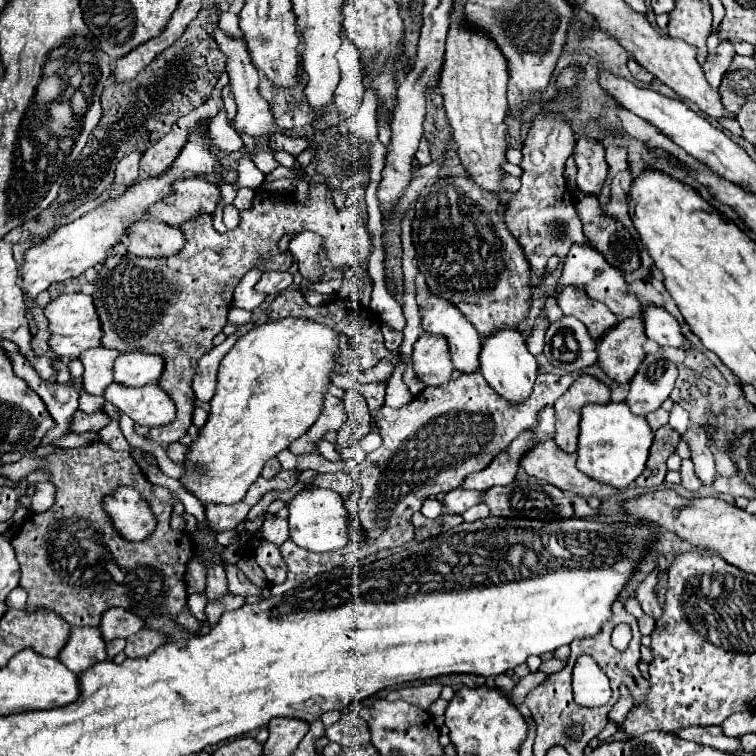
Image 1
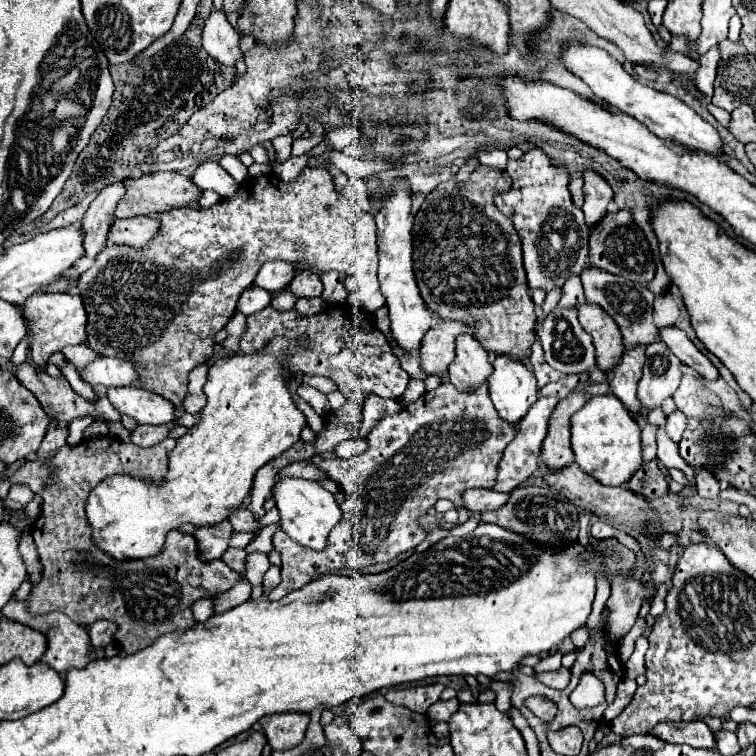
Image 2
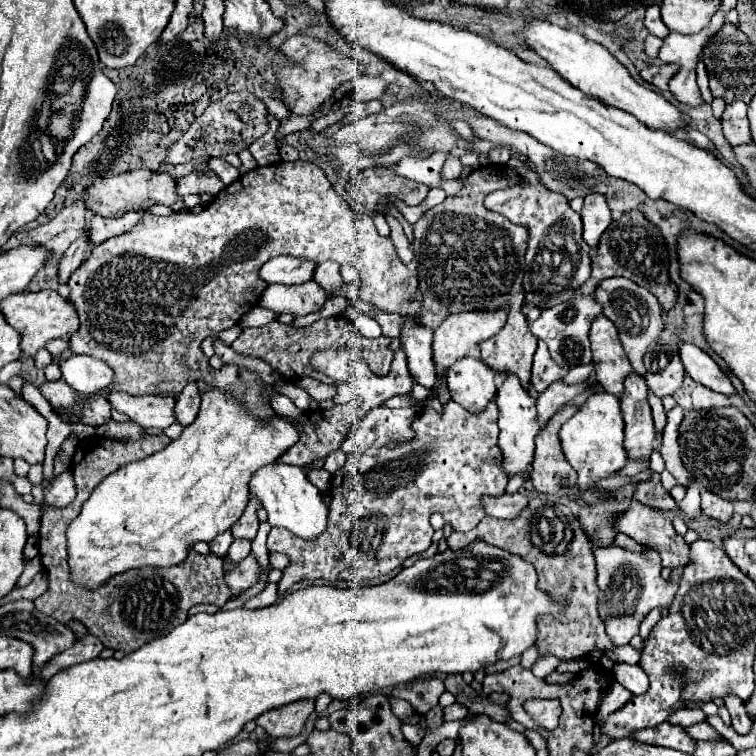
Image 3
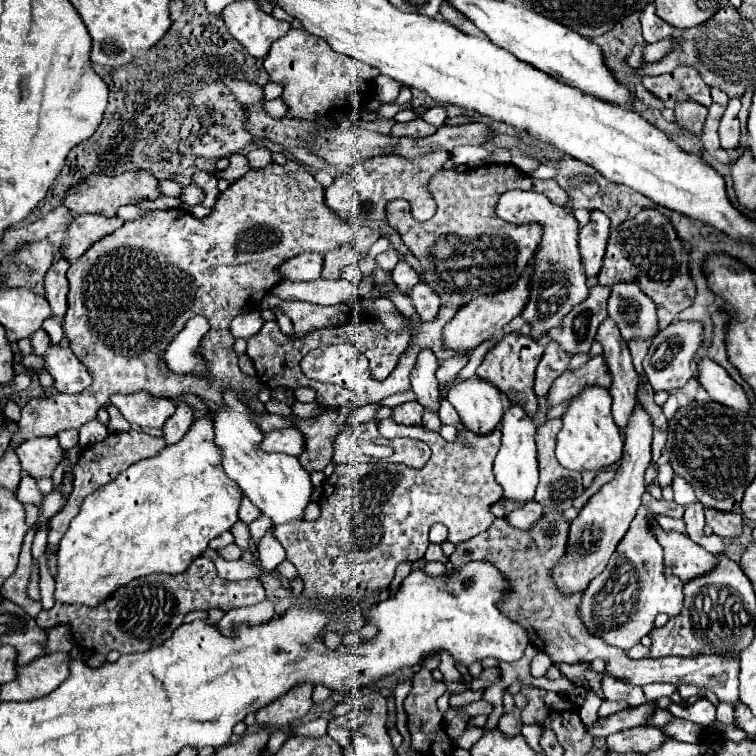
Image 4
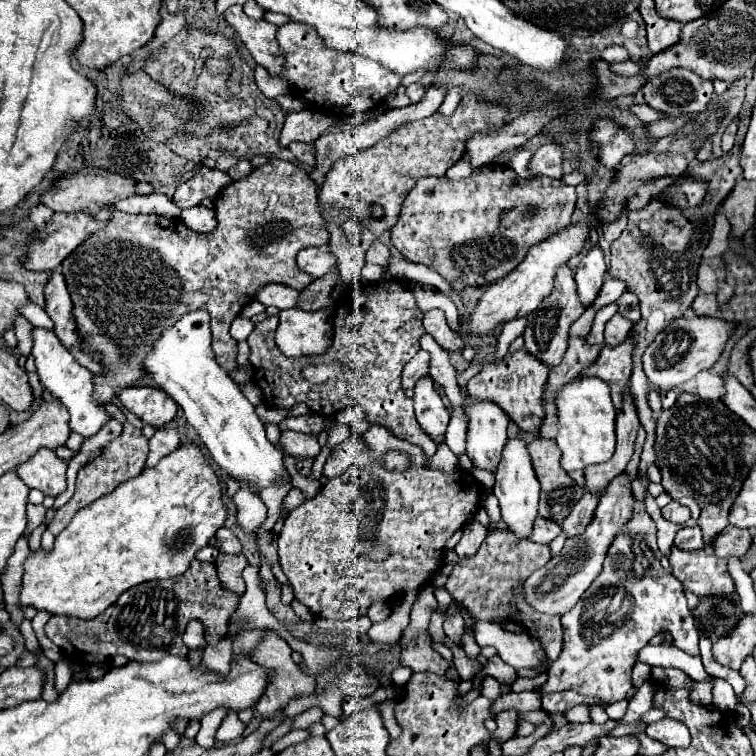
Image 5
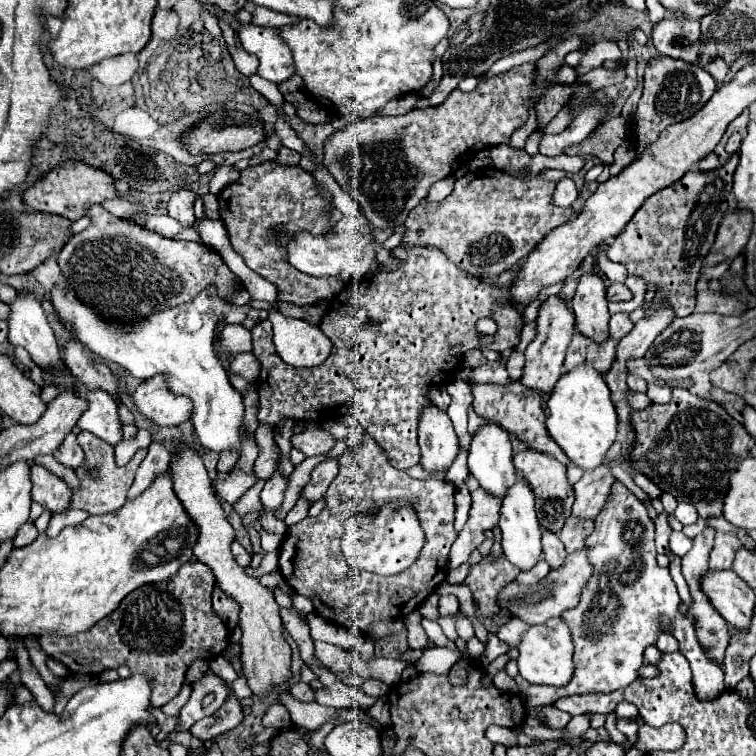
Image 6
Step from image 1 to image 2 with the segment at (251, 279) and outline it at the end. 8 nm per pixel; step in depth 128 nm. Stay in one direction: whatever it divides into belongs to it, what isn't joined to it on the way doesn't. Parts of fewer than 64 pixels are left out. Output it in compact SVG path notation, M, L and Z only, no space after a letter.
M248 286L248 288L242 292L240 300L238 300L238 310L240 310L242 314L250 316L252 312L266 308L266 306L270 304L272 296L270 296L270 294L260 294L260 292L264 292L264 290L260 290L258 286Z

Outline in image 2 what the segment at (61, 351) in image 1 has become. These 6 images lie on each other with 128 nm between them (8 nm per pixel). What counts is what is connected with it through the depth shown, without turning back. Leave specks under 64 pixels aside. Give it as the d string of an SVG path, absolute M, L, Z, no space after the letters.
M38 292L34 294L22 308L26 324L34 332L34 340L30 346L30 356L32 360L42 366L48 364L50 356L54 352L60 352L66 346L78 346L84 344L88 338L86 334L86 324L88 324L88 314L84 312L84 302L78 294L46 294Z

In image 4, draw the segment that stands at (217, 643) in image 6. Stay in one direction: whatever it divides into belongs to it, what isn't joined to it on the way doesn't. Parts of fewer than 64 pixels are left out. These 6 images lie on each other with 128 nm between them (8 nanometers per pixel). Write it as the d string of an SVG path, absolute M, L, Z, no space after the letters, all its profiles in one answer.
M198 556L196 560L192 560L186 572L150 574L146 578L136 578L126 586L120 586L110 598L106 598L96 608L88 608L84 604L54 604L50 610L42 610L36 622L42 628L54 628L58 624L72 626L76 644L94 654L108 654L110 650L130 654L144 652L152 646L162 644L182 624L182 616L186 616L192 610L230 610L238 606L258 604L264 598L266 594L260 580L222 580L218 578L212 560Z

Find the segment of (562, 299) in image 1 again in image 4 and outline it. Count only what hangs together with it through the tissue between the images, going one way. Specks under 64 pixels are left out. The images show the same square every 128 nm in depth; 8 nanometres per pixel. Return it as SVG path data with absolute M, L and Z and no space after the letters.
M606 318L596 334L596 342L602 344L604 362L612 376L610 394L614 398L612 414L620 428L626 428L628 416L636 404L636 390L638 390L638 374L632 366L628 344L622 340L620 330L612 318Z

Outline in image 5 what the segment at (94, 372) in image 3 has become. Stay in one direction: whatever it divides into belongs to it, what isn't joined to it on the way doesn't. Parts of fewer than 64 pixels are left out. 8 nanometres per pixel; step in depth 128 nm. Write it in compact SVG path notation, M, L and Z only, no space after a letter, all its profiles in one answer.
M34 328L34 348L32 348L32 356L36 358L36 368L38 368L38 376L42 386L46 386L46 390L56 396L70 412L70 430L82 434L84 438L94 436L98 430L106 424L106 420L110 418L104 410L104 406L96 404L92 400L92 372L84 366L80 366L74 356L68 352L68 348L64 348L60 344L60 340L56 338L54 332L50 330L42 330L42 328Z

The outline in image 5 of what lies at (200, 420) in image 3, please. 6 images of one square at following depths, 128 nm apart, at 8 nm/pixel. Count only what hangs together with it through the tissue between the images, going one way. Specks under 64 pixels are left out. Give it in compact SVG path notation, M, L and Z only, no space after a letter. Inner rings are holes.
M292 430L280 434L280 448L286 454L300 456L300 458L316 458L320 452L320 444L314 434L302 434ZM194 442L180 444L176 452L164 456L154 468L144 468L132 480L126 480L110 494L104 494L78 510L64 532L56 536L54 550L50 554L40 550L34 556L28 556L24 562L20 606L32 604L36 610L48 610L50 614L96 618L128 588L148 580L176 578L184 574L196 552L202 550L216 530L224 526L226 514L222 482L210 458Z

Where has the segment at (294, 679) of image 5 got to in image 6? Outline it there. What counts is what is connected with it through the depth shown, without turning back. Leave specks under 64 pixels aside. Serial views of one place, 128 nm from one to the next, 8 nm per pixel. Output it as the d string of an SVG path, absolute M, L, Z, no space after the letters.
M178 446L178 452L172 458L170 470L174 474L176 496L182 500L186 512L200 528L200 538L194 546L194 556L212 568L216 582L224 590L224 594L232 596L240 604L240 626L244 632L240 640L242 644L240 658L242 658L242 670L248 678L248 686L256 696L268 696L280 684L288 682L292 676L292 670L290 670L292 650L288 642L282 638L282 620L278 614L278 604L272 592L266 586L262 586L258 578L246 576L244 570L236 564L230 552L230 544L234 540L234 528L226 520L226 514L212 492L212 484L202 458L194 450L186 446Z

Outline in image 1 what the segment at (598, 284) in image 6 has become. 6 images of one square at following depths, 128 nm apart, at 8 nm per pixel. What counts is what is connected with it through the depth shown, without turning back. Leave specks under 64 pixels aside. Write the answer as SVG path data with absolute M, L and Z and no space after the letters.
M586 136L576 138L574 160L578 168L578 176L576 176L578 188L586 194L598 194L608 172L602 142Z

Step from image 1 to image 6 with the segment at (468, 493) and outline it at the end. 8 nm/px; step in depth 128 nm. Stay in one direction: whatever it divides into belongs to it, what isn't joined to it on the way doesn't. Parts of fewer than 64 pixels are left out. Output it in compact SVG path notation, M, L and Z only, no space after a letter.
M542 528L542 554L544 554L546 562L550 564L550 568L562 566L564 558L566 558L564 544L560 544L558 534L552 534L546 528Z

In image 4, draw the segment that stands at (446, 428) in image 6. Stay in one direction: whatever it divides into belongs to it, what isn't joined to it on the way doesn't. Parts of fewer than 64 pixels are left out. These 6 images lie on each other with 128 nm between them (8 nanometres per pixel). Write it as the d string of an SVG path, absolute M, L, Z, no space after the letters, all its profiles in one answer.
M430 348L420 350L420 356L414 364L414 370L410 372L410 382L412 390L416 394L416 400L432 410L438 410L438 382L436 382L436 370L438 370L438 360Z

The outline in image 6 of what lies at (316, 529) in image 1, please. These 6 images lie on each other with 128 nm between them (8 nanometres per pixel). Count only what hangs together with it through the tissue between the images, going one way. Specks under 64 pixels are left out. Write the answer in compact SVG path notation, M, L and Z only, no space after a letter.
M52 288L52 302L60 320L70 322L74 326L76 338L84 342L98 358L120 364L124 370L140 380L162 374L168 390L188 396L194 404L190 420L204 448L216 454L242 452L242 444L250 438L244 426L242 394L232 388L222 362L216 358L212 340L214 328L222 316L226 316L228 324L246 320L248 312L252 310L248 303L243 306L226 304L216 296L214 288L208 288L206 292L200 292L194 300L176 308L168 308L164 312L156 312L140 324L132 324L128 328L104 322L68 288Z

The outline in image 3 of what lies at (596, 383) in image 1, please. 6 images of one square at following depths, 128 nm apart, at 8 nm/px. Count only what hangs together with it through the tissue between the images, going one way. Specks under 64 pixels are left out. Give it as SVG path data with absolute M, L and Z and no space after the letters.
M576 406L560 408L536 436L536 456L530 480L538 492L570 496L576 488L576 470L564 460L560 448L560 428L576 410Z

